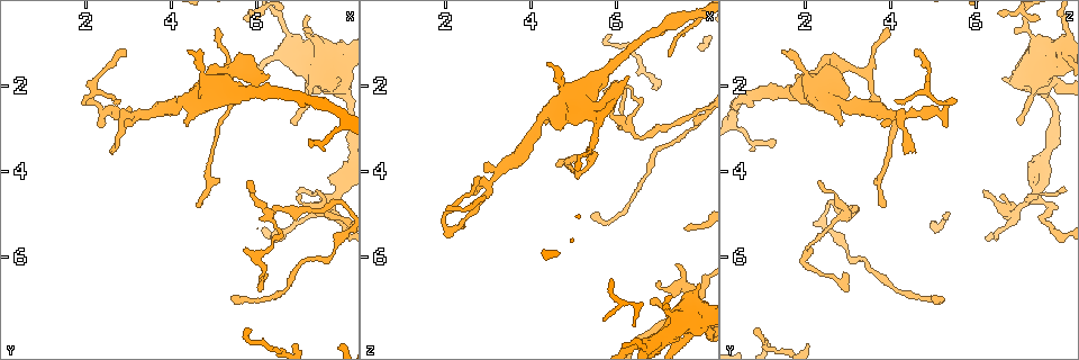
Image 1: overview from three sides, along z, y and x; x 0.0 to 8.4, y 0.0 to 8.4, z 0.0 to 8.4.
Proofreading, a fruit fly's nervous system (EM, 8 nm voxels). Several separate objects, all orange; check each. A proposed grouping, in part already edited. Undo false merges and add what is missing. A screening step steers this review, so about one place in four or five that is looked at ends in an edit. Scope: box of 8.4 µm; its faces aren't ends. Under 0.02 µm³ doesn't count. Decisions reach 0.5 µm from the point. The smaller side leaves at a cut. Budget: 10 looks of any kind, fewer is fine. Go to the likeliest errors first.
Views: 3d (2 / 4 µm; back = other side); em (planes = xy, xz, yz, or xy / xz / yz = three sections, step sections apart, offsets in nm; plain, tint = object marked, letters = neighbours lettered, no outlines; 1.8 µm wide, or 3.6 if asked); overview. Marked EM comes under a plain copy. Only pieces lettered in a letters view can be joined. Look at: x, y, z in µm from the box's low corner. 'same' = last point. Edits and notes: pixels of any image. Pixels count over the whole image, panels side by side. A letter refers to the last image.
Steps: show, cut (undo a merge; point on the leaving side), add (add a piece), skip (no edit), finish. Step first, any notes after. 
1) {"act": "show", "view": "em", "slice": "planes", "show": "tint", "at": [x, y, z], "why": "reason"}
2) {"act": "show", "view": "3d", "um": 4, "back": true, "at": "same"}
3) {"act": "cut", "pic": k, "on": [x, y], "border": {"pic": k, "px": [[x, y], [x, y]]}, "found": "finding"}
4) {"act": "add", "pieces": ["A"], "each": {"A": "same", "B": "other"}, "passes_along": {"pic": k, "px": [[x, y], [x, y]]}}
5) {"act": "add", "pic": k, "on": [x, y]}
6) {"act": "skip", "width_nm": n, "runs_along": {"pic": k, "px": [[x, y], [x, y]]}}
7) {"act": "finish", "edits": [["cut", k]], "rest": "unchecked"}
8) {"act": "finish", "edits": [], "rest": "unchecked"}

{"act": "show", "view": "em", "slice": "planes", "show": "letters", "at": [6.45, 4.85, 3.25]}

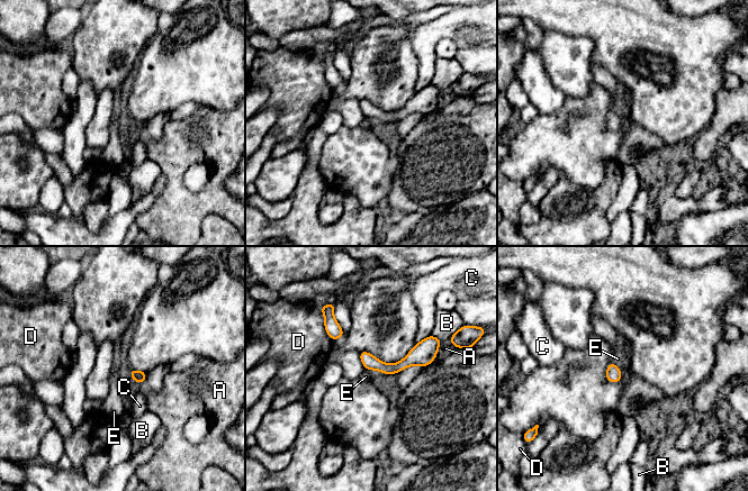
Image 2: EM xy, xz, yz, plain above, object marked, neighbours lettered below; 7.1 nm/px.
{"act": "skip", "each": {"A": "other", "B": "other", "C": "other", "D": "other", "E": "other"}, "border": {"pic": 2, "px": [[611, 361], [621, 370]]}, "found": "all the same cell"}

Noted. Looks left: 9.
{"act": "show", "view": "3d", "um": 4, "back": true, "at": [7.70, 1.90, 7.65], "why": "thick turns thin"}

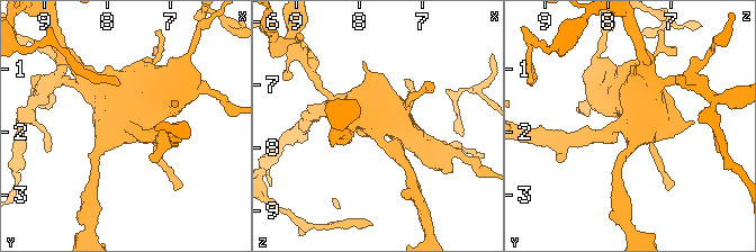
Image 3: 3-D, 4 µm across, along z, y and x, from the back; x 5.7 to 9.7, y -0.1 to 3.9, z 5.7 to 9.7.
{"act": "show", "view": "em", "um": 3.6, "slice": "xz", "step": 4, "show": "tint", "at": [7.65, 1.85, 7.70]}

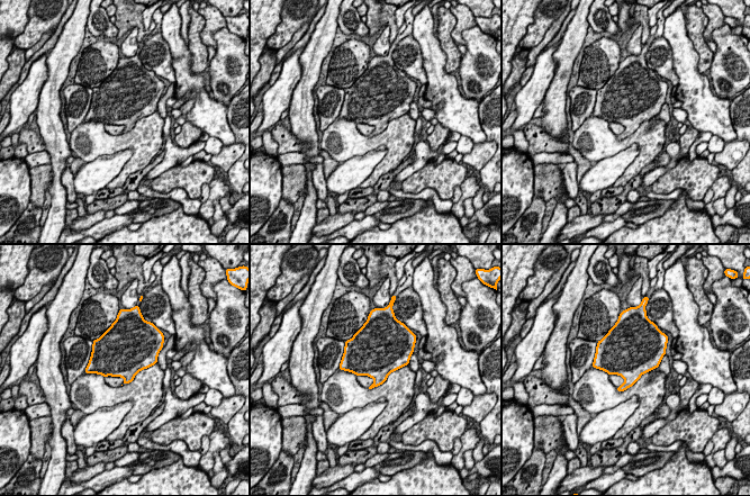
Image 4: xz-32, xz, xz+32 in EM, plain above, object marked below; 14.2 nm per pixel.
{"act": "show", "view": "em", "um": 3.6, "slice": "planes", "show": "letters", "at": "same"}

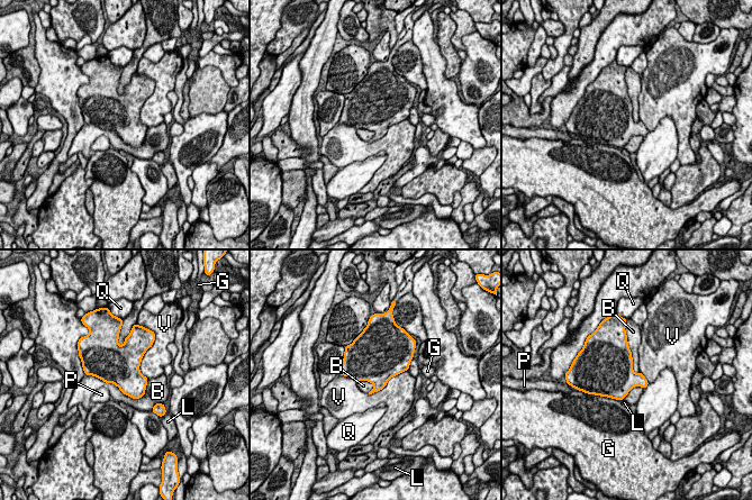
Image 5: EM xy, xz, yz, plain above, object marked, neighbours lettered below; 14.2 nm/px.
{"act": "skip", "width_nm": 500, "each": {"B": "other", "G": "other", "L": "other", "P": "other", "Q": "other", "V": "other"}, "border": {"pic": 5, "px": [[148, 379], [138, 398], [106, 383]]}, "found": "one cell here"}

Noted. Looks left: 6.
{"act": "show", "view": "em", "slice": "planes", "show": "tint", "at": [7.70, 5.05, 6.70], "why": "abrupt turn"}

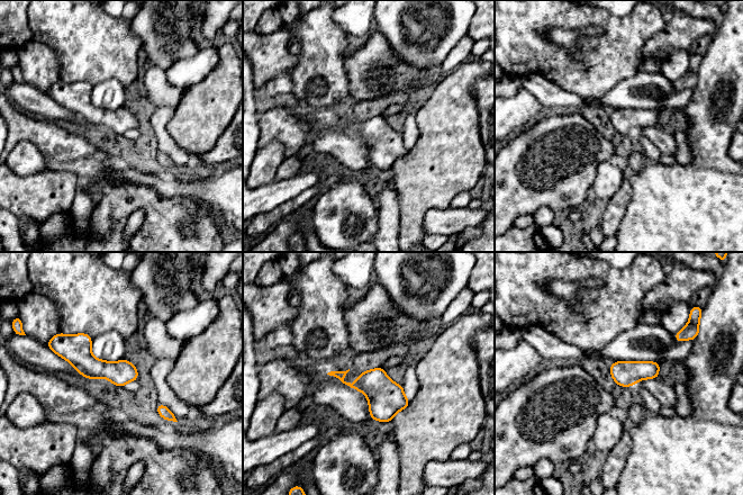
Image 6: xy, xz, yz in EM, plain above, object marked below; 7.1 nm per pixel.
{"act": "show", "view": "em", "slice": "planes", "show": "letters", "at": "same"}

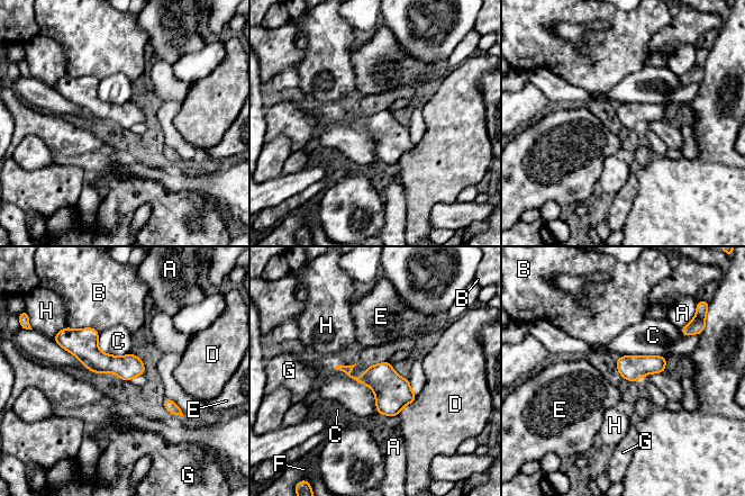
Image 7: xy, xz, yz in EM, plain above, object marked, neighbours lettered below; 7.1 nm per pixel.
{"act": "skip", "each": {"A": "other", "B": "other", "C": "other", "D": "other", "E": "other", "F": "other", "G": "other", "H": "other"}, "border": {"pic": 7, "px": [[98, 333], [101, 351], [130, 352]]}, "found": "one cell here"}

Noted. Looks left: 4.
{"act": "show", "view": "3d", "um": 2, "at": [3.00, 1.15, 4.60], "why": "an open end"}

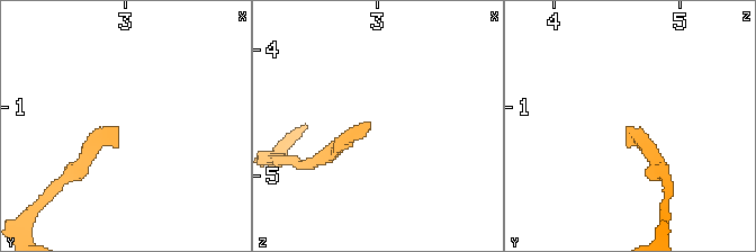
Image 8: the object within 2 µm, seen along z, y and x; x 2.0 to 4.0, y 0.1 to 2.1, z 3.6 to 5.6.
{"act": "show", "view": "em", "slice": "planes", "show": "letters", "at": [2.96, 1.18, 4.60]}

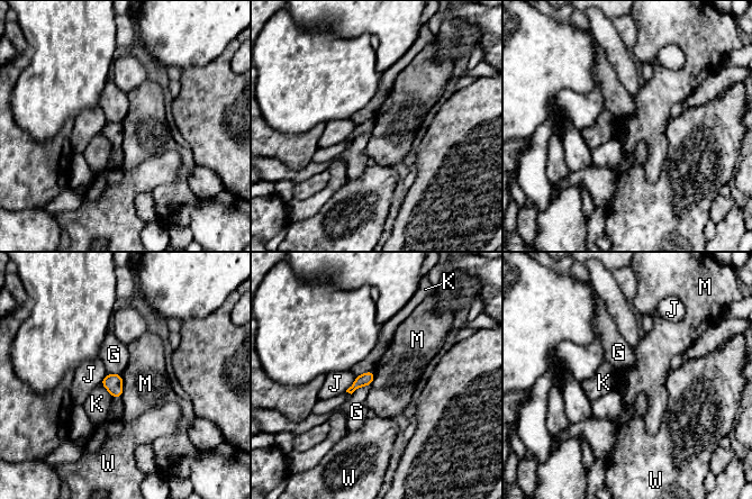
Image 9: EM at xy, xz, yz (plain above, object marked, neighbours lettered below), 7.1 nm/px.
{"act": "skip", "width_nm": 90, "each": {"G": "other", "J": "other", "K": "other", "M": "other", "W": "other"}, "border": {"pic": 9, "px": [[120, 374], [121, 397]]}, "found": "none of them fits"}

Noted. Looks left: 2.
{"act": "finish", "edits": [], "rest": "unchecked"}

